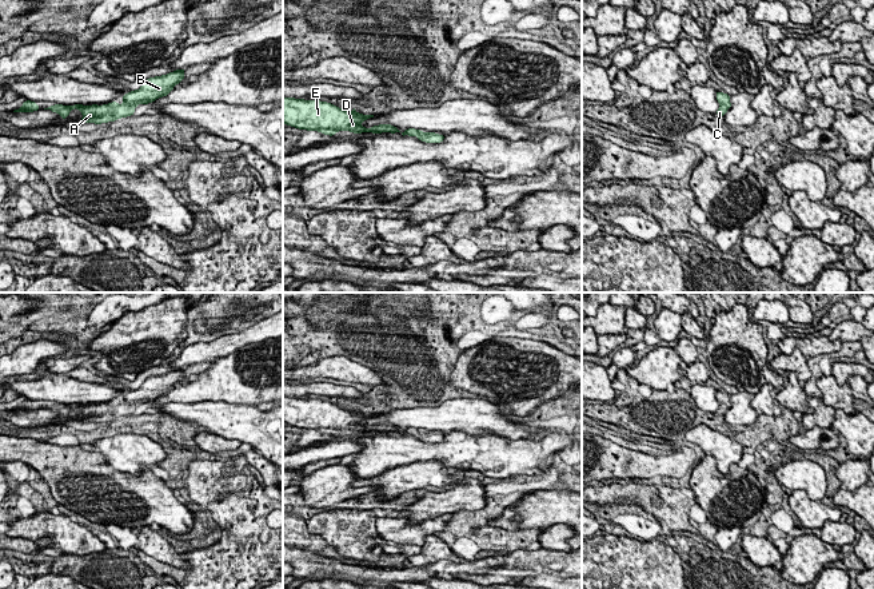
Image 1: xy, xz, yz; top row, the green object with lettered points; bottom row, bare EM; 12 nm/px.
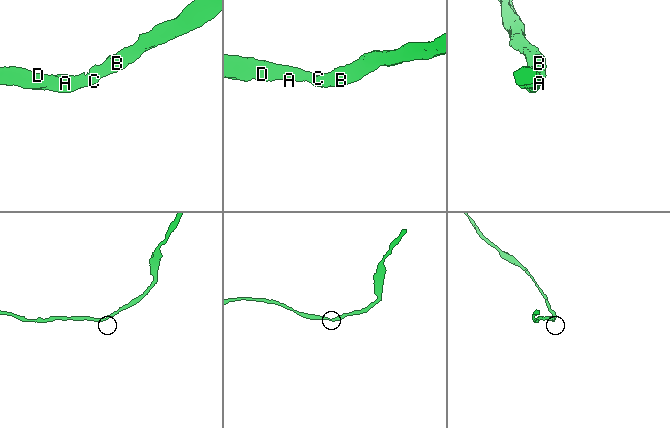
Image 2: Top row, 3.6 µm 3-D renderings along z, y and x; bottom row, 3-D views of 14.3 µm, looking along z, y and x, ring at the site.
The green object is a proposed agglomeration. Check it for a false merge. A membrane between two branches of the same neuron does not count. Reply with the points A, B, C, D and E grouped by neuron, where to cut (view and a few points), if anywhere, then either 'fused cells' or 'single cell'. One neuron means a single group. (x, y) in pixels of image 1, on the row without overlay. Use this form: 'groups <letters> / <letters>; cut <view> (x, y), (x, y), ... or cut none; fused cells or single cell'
groups A B C D E; cut none; single cell

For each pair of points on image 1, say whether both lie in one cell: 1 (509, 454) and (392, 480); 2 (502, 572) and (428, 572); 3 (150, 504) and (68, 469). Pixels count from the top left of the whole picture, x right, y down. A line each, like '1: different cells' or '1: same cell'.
1: different cells
2: same cell
3: same cell

